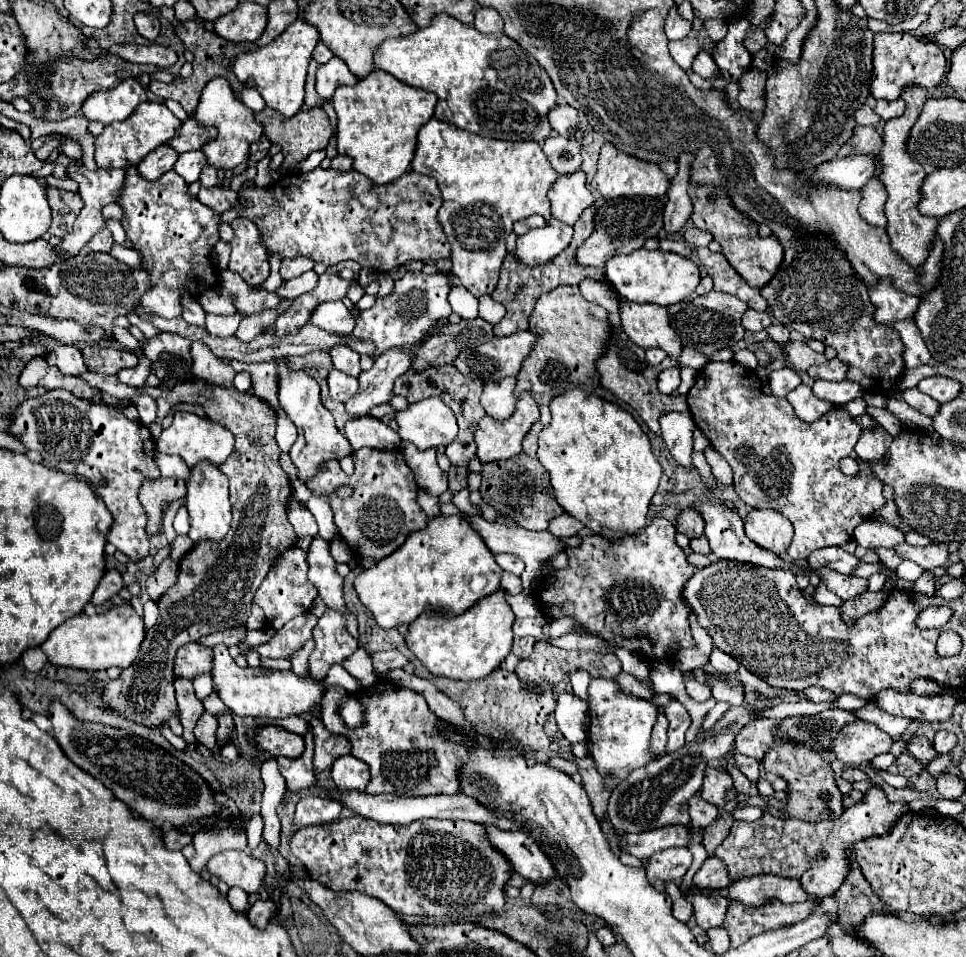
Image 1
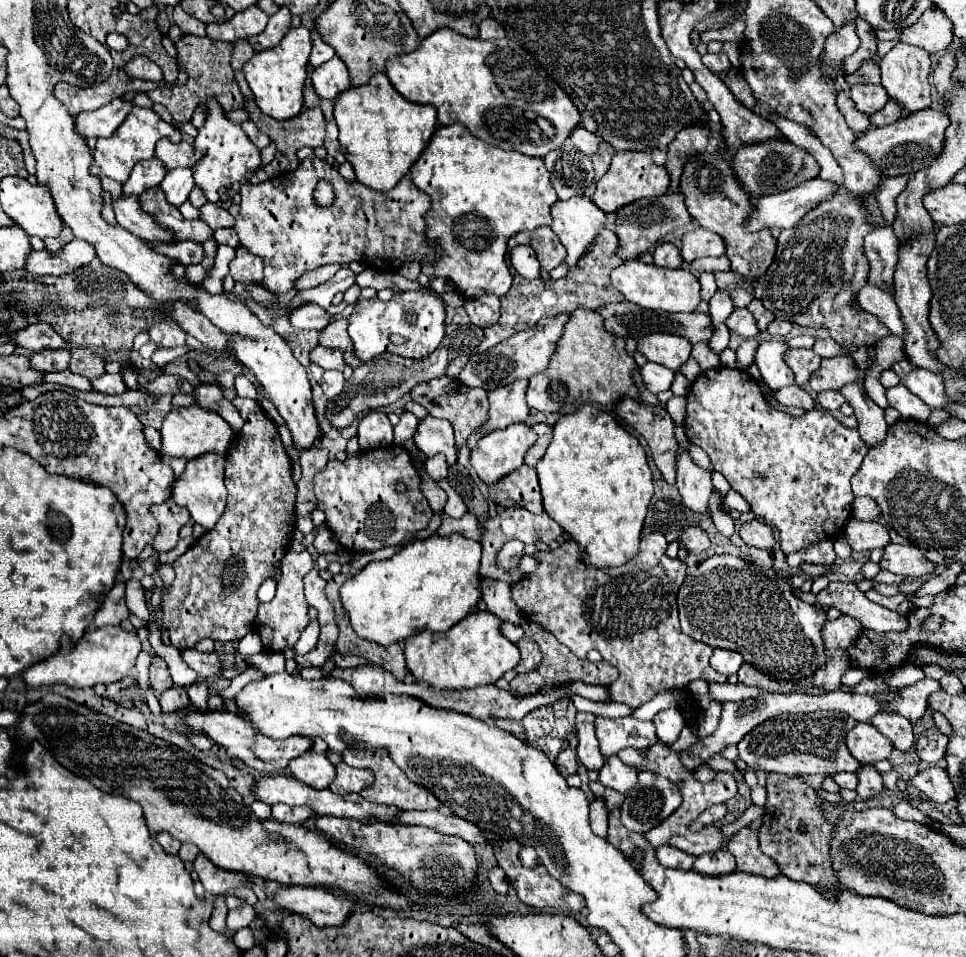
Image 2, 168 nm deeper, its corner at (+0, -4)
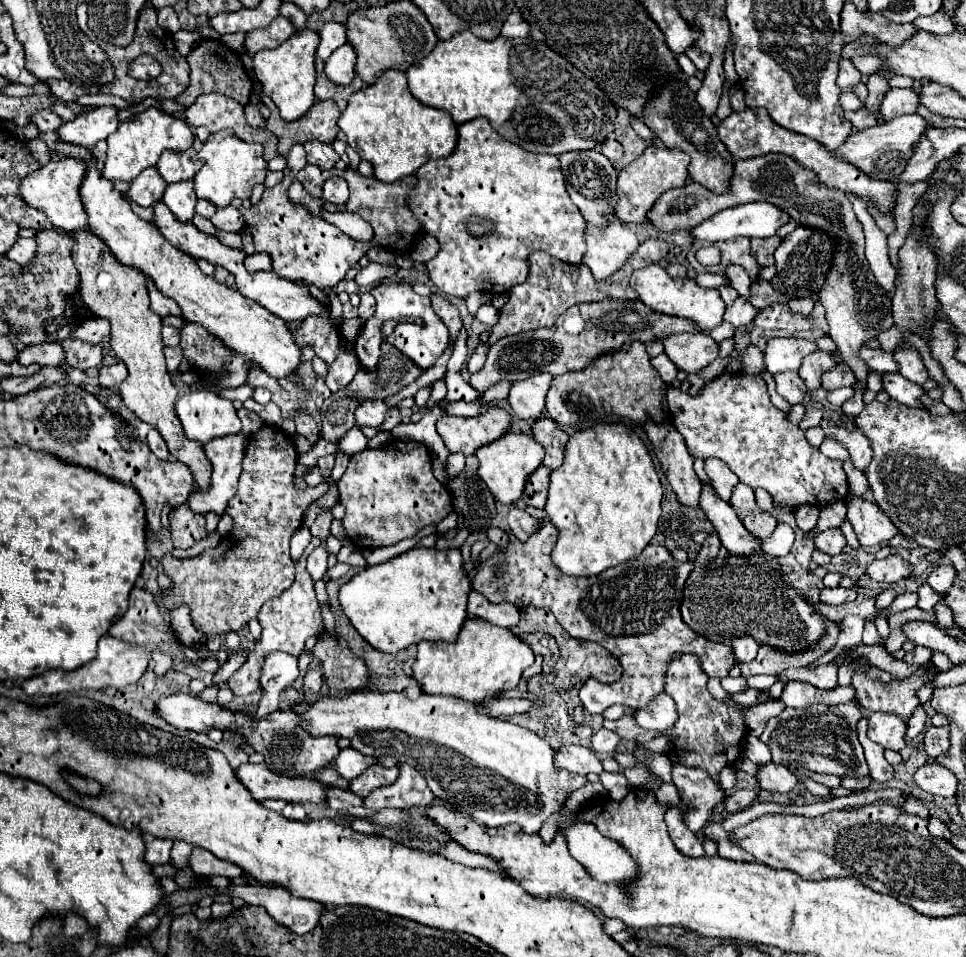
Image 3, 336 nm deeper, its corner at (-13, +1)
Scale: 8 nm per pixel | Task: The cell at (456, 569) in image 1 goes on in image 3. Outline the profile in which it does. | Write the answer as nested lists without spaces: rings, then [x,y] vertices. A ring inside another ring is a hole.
[[[413,548],[393,560],[355,574],[341,586],[339,604],[365,642],[379,652],[397,654],[421,640],[455,642],[467,618],[469,590],[471,582],[463,572],[463,558],[457,548],[445,552]]]

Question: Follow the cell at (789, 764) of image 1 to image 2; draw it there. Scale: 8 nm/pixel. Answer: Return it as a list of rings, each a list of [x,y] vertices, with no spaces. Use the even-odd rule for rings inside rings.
[[[780,773],[766,775],[766,817],[760,827],[760,849],[778,861],[780,871],[796,881],[806,881],[820,889],[828,899],[836,899],[844,891],[844,885],[838,883],[832,869],[830,841],[834,837],[836,825],[826,821],[822,803],[824,799],[812,789],[802,777],[786,777]]]

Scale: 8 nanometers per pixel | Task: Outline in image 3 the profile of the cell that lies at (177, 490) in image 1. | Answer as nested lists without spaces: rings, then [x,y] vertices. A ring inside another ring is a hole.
[[[181,504],[171,510],[169,524],[171,524],[171,540],[175,548],[187,550],[207,536],[205,516],[195,514],[187,504]]]

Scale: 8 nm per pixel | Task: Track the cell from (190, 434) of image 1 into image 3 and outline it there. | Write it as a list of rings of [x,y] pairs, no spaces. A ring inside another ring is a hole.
[[[209,390],[181,396],[177,400],[177,416],[183,424],[185,436],[199,444],[241,432],[241,420],[233,402]]]

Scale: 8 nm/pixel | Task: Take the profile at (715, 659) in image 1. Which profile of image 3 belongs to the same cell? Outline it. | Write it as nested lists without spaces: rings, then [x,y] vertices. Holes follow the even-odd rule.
[[[739,636],[733,640],[733,652],[737,662],[751,662],[757,656],[759,642],[755,642],[751,636]]]

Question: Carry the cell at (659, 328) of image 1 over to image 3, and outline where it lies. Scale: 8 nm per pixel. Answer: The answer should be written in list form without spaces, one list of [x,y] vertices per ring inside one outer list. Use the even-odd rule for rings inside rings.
[[[701,332],[675,334],[663,340],[663,344],[671,362],[687,374],[701,372],[719,356],[719,344],[711,340],[709,334]]]

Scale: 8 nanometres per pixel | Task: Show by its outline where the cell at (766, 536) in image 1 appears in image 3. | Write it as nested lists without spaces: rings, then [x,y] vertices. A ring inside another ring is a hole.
[[[757,512],[757,514],[749,514],[743,518],[743,526],[753,534],[759,536],[761,540],[769,538],[771,532],[777,526],[777,520],[769,514],[769,512]]]

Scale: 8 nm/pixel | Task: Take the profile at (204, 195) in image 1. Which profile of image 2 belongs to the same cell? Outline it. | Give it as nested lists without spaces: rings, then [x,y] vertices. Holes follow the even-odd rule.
[[[206,203],[206,205],[200,209],[200,219],[204,219],[212,229],[232,227],[232,225],[234,225],[234,217],[232,217],[226,209],[222,209],[222,207],[214,205],[214,203]]]

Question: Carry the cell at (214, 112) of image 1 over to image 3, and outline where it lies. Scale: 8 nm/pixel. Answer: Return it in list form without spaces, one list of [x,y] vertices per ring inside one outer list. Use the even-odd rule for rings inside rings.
[[[221,130],[209,136],[203,148],[197,152],[199,160],[205,160],[203,168],[193,178],[193,190],[199,200],[209,200],[217,208],[229,206],[235,198],[247,200],[255,184],[263,184],[267,176],[267,162],[263,160],[261,144],[247,144],[229,130]]]

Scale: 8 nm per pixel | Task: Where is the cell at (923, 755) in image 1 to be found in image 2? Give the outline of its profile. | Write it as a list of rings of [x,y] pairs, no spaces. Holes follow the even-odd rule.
[[[876,713],[872,717],[872,725],[886,737],[890,737],[892,745],[898,751],[910,751],[914,747],[914,733],[908,719],[900,715],[888,715],[888,713]]]

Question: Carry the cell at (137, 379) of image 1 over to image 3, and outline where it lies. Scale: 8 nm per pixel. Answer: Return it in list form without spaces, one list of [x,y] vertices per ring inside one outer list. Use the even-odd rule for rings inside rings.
[[[117,360],[111,366],[103,366],[99,368],[99,384],[105,388],[115,388],[119,386],[123,380],[127,378],[127,368],[121,360]]]

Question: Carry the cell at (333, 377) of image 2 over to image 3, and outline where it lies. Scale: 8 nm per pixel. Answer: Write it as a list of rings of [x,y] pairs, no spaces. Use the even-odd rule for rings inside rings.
[[[341,352],[339,358],[335,358],[335,362],[329,364],[329,374],[325,378],[329,390],[337,392],[337,390],[345,388],[353,380],[357,370],[359,370],[357,358],[353,354],[349,354],[349,352]]]

